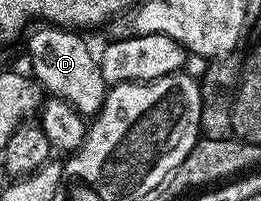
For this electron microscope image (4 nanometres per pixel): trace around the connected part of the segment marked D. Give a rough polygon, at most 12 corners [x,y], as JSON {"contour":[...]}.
{"contour":[[79,32],[27,34],[31,76],[95,117],[110,88]]}

